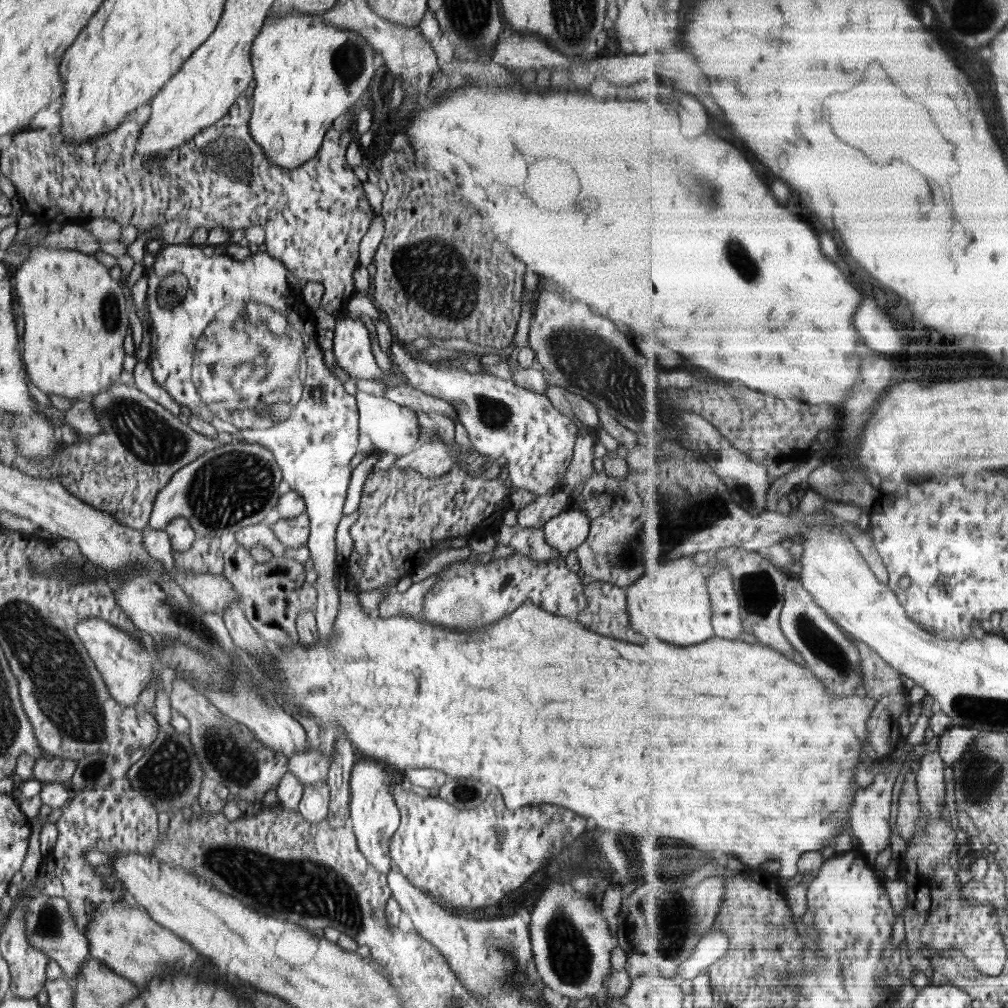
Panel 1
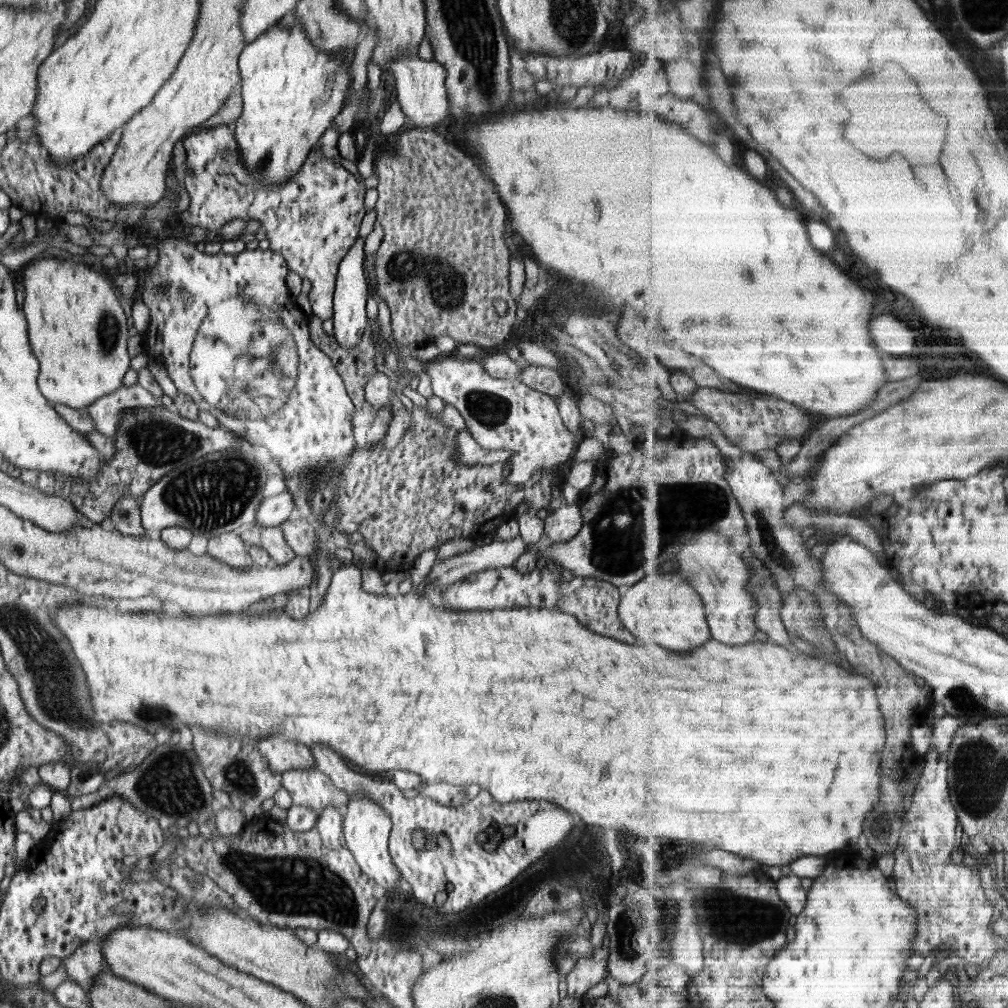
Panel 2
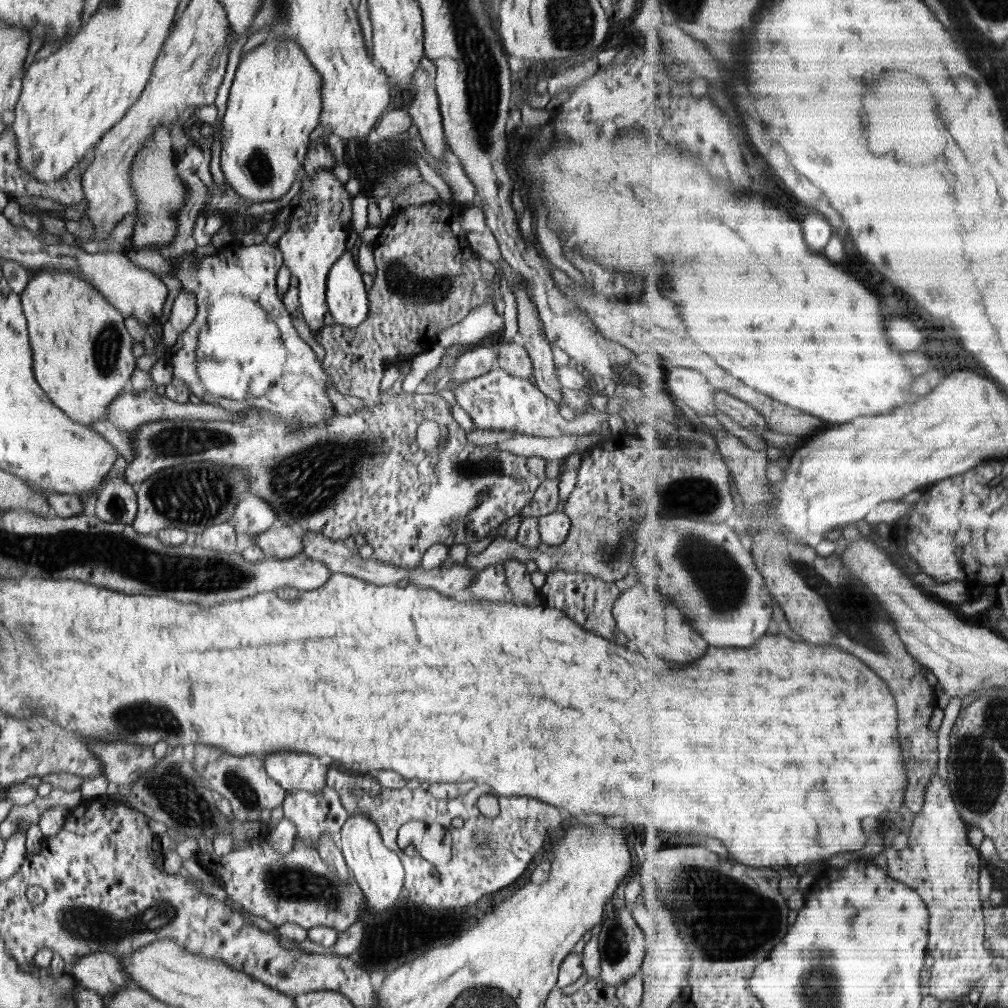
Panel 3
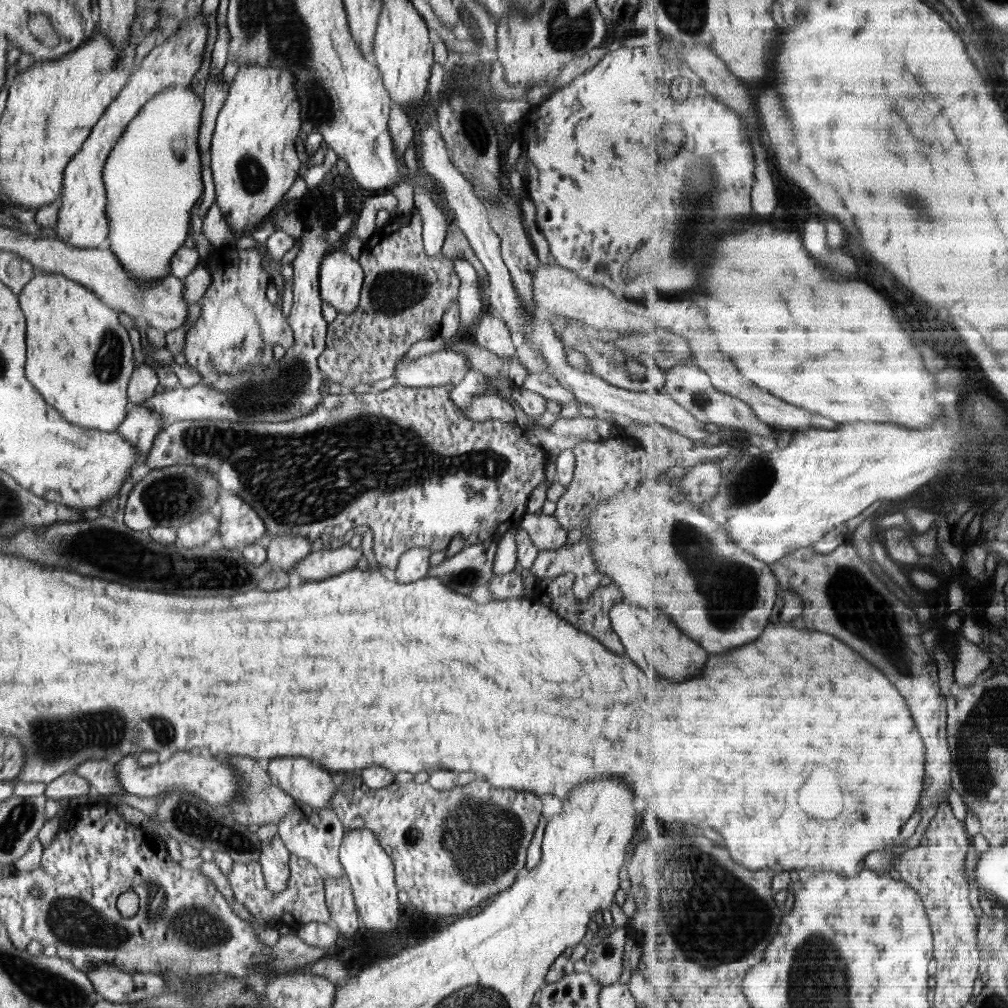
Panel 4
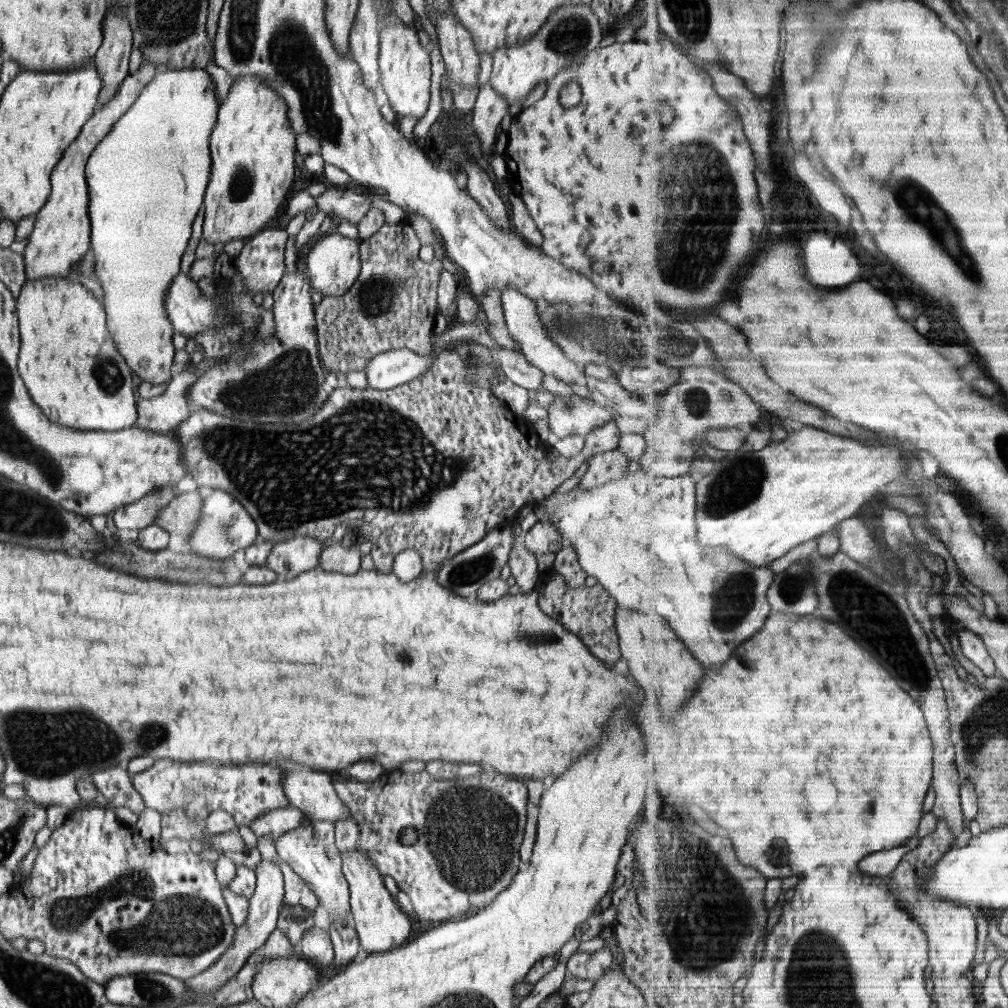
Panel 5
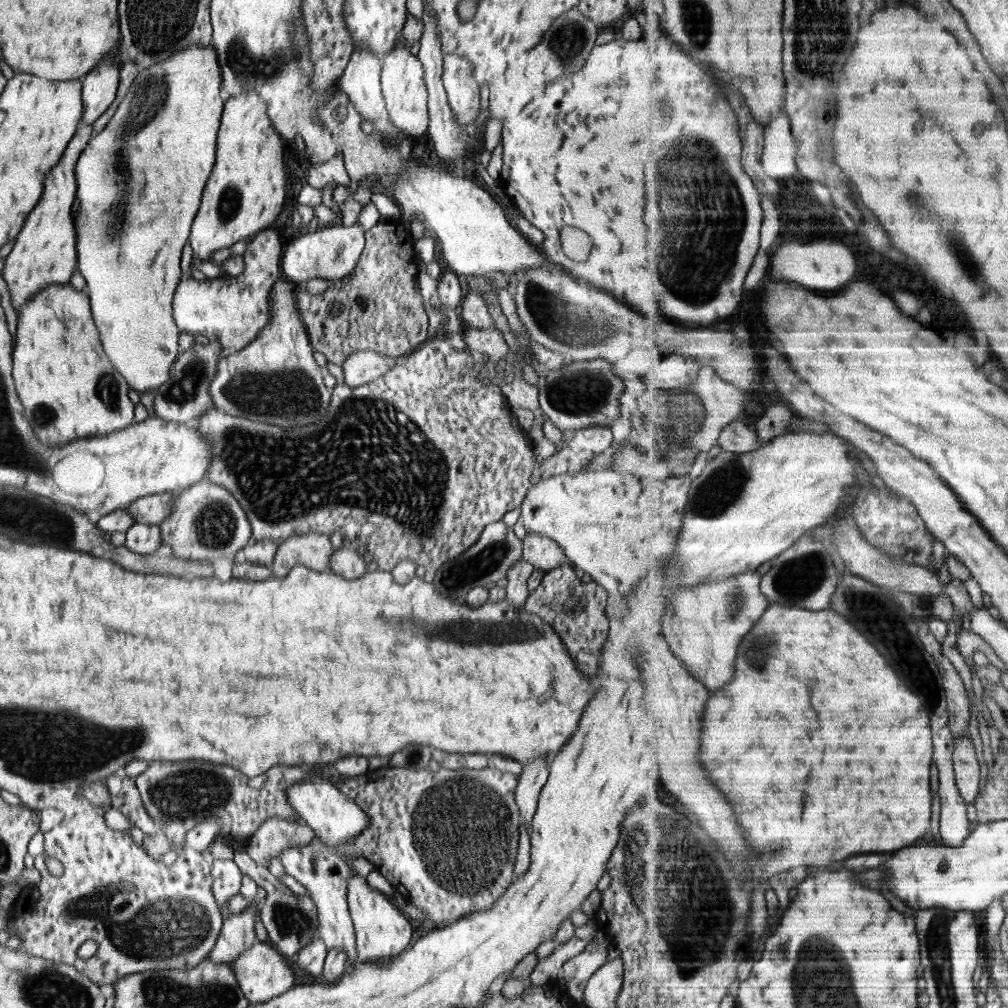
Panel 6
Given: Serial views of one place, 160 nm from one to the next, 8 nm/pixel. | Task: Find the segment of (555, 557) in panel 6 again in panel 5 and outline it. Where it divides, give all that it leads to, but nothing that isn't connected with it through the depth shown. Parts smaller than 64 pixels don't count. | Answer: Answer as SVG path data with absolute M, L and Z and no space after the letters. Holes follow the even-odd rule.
M538 521L525 535L526 550L530 550L535 557L543 554L558 553L562 548L563 536L557 528L548 522Z

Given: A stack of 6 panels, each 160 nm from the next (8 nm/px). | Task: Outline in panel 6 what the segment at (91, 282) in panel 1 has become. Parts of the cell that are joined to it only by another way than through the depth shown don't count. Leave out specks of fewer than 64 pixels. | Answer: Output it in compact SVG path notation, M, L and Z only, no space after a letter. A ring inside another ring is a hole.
M70 283L46 285L19 308L12 374L18 396L26 408L23 414L38 442L48 448L62 448L76 440L108 435L135 423L135 405L128 397L129 384L112 368L108 356L104 356L88 294L86 290L74 289Z

